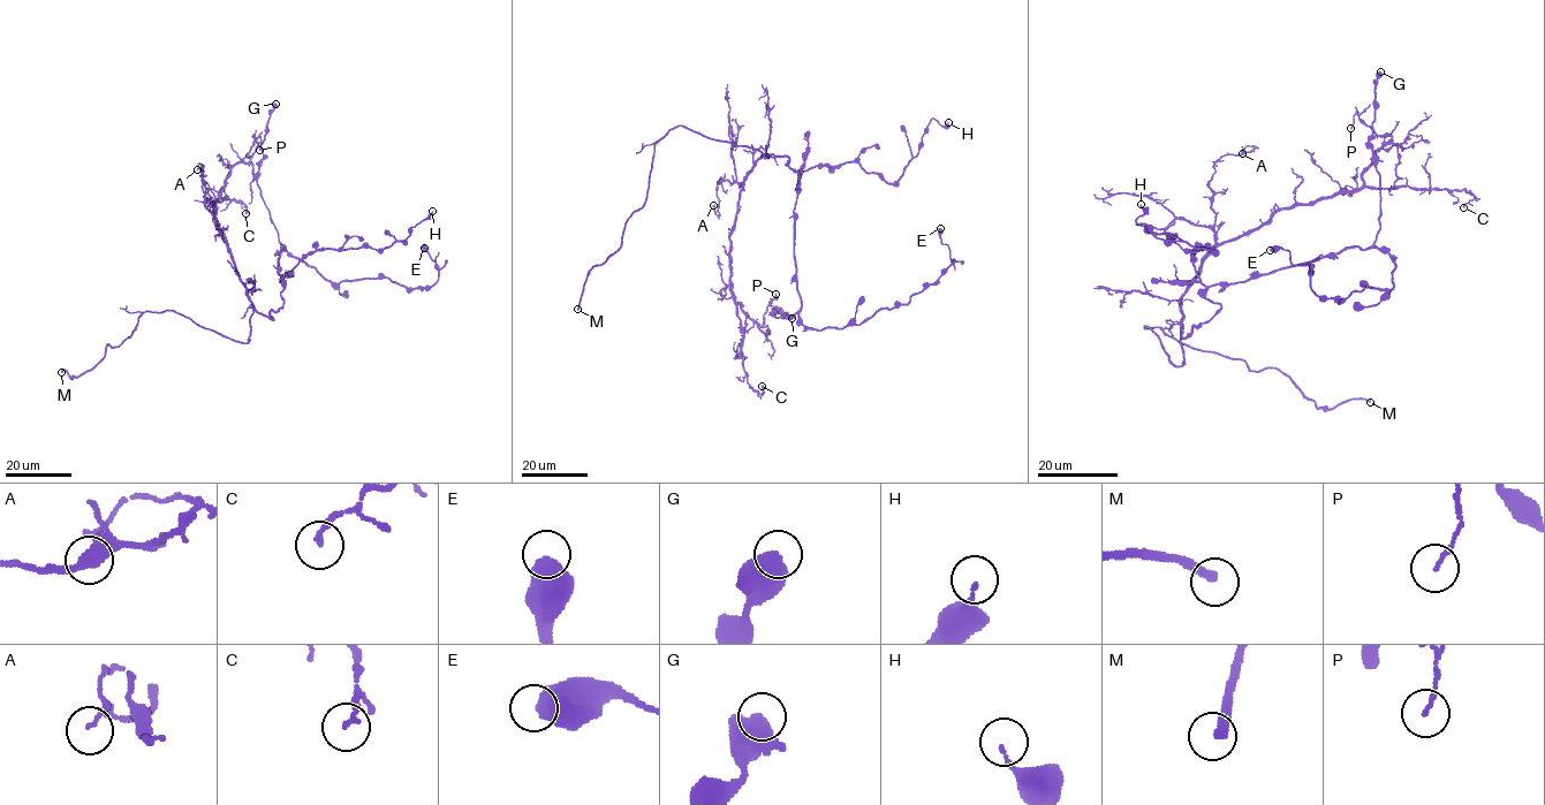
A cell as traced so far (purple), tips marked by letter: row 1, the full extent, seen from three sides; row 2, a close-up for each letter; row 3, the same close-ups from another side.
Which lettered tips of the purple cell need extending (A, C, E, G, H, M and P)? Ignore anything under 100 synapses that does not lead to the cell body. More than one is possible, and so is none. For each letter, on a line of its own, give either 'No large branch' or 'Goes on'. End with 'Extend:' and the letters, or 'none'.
A: No large branch
C: No large branch
E: No large branch
G: No large branch
H: No large branch
M: Goes on
P: No large branch
Extend: M

